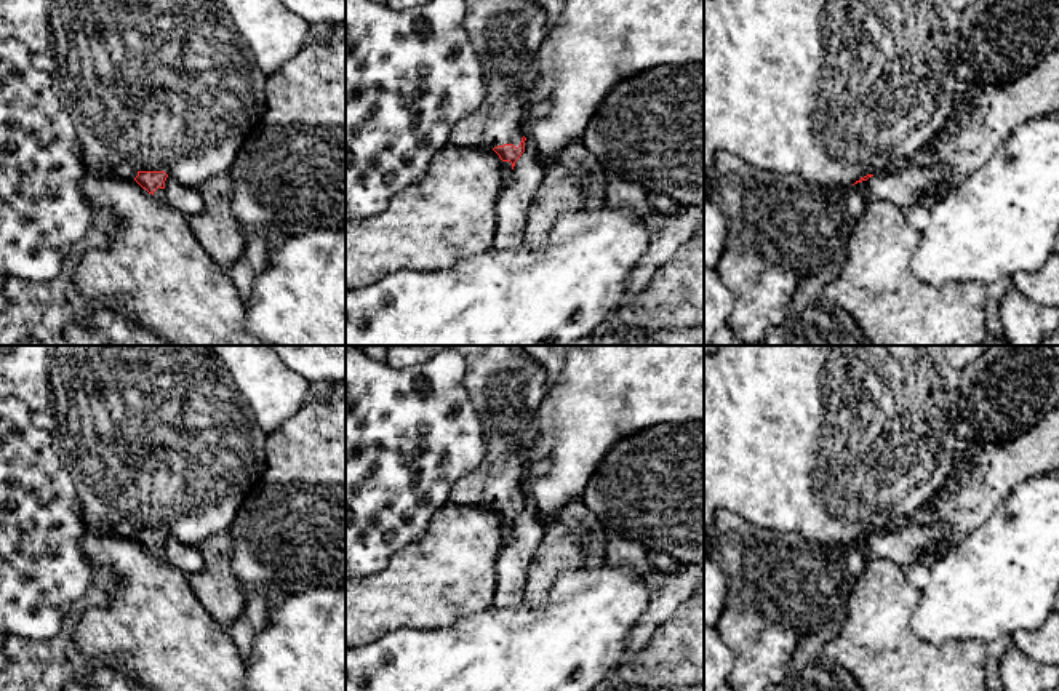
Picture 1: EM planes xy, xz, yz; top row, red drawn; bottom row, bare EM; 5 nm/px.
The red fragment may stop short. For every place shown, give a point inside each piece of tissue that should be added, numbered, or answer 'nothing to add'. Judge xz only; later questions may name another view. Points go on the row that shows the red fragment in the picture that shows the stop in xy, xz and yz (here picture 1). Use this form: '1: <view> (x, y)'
1: xz (506, 34)
2: xz (507, 170)

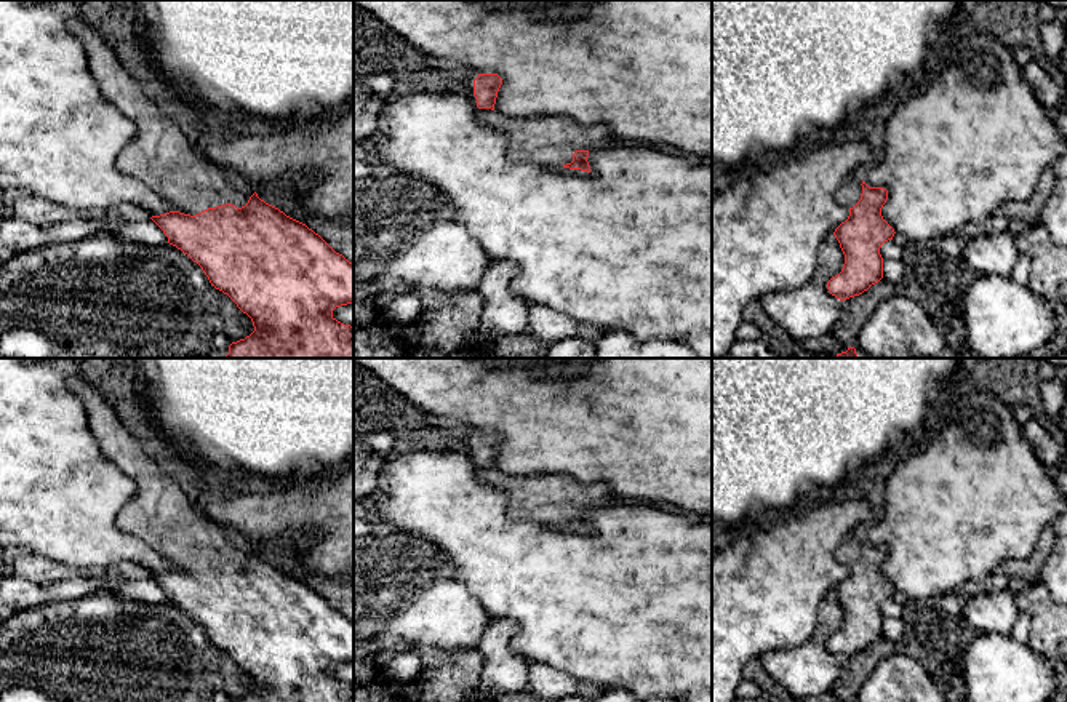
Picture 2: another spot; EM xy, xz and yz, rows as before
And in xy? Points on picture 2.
1: xy (160, 155)

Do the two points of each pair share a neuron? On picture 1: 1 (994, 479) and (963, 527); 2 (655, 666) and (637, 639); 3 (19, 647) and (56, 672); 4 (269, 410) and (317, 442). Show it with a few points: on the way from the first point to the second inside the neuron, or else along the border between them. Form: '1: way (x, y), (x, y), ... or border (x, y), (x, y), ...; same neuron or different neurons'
1: way (983, 490), (963, 509), (963, 515); same neuron
2: border (667, 619), (616, 674); different neurons
3: way (29, 656), (47, 671); same neuron
4: border (307, 399), (267, 435); different neurons

